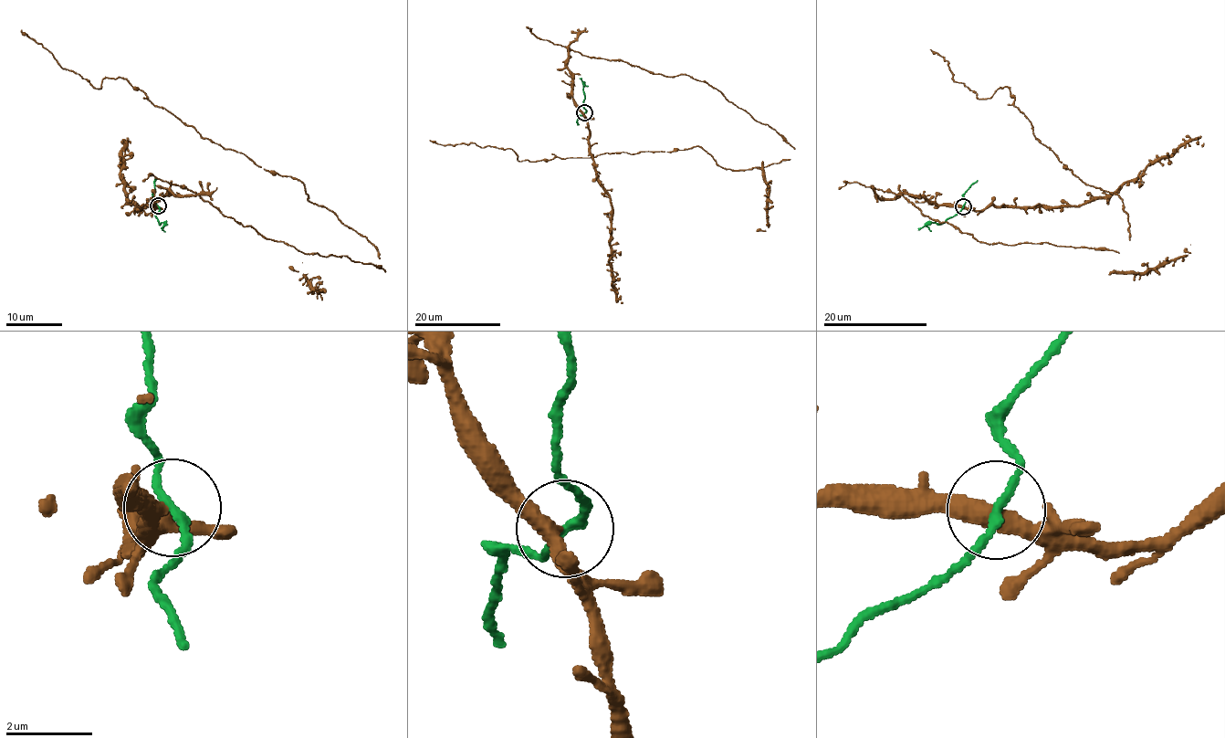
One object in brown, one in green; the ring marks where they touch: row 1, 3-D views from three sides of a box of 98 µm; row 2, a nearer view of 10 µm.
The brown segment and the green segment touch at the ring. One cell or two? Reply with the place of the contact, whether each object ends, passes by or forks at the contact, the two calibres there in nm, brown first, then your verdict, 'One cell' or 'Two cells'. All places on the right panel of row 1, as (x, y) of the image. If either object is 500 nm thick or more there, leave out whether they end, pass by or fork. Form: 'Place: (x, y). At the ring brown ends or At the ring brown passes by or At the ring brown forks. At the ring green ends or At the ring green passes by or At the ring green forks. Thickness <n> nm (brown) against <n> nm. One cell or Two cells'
Place: (963, 206). At the ring brown passes by. At the ring green passes by. Thickness 360 nm (brown) against 190 nm. Two cells

